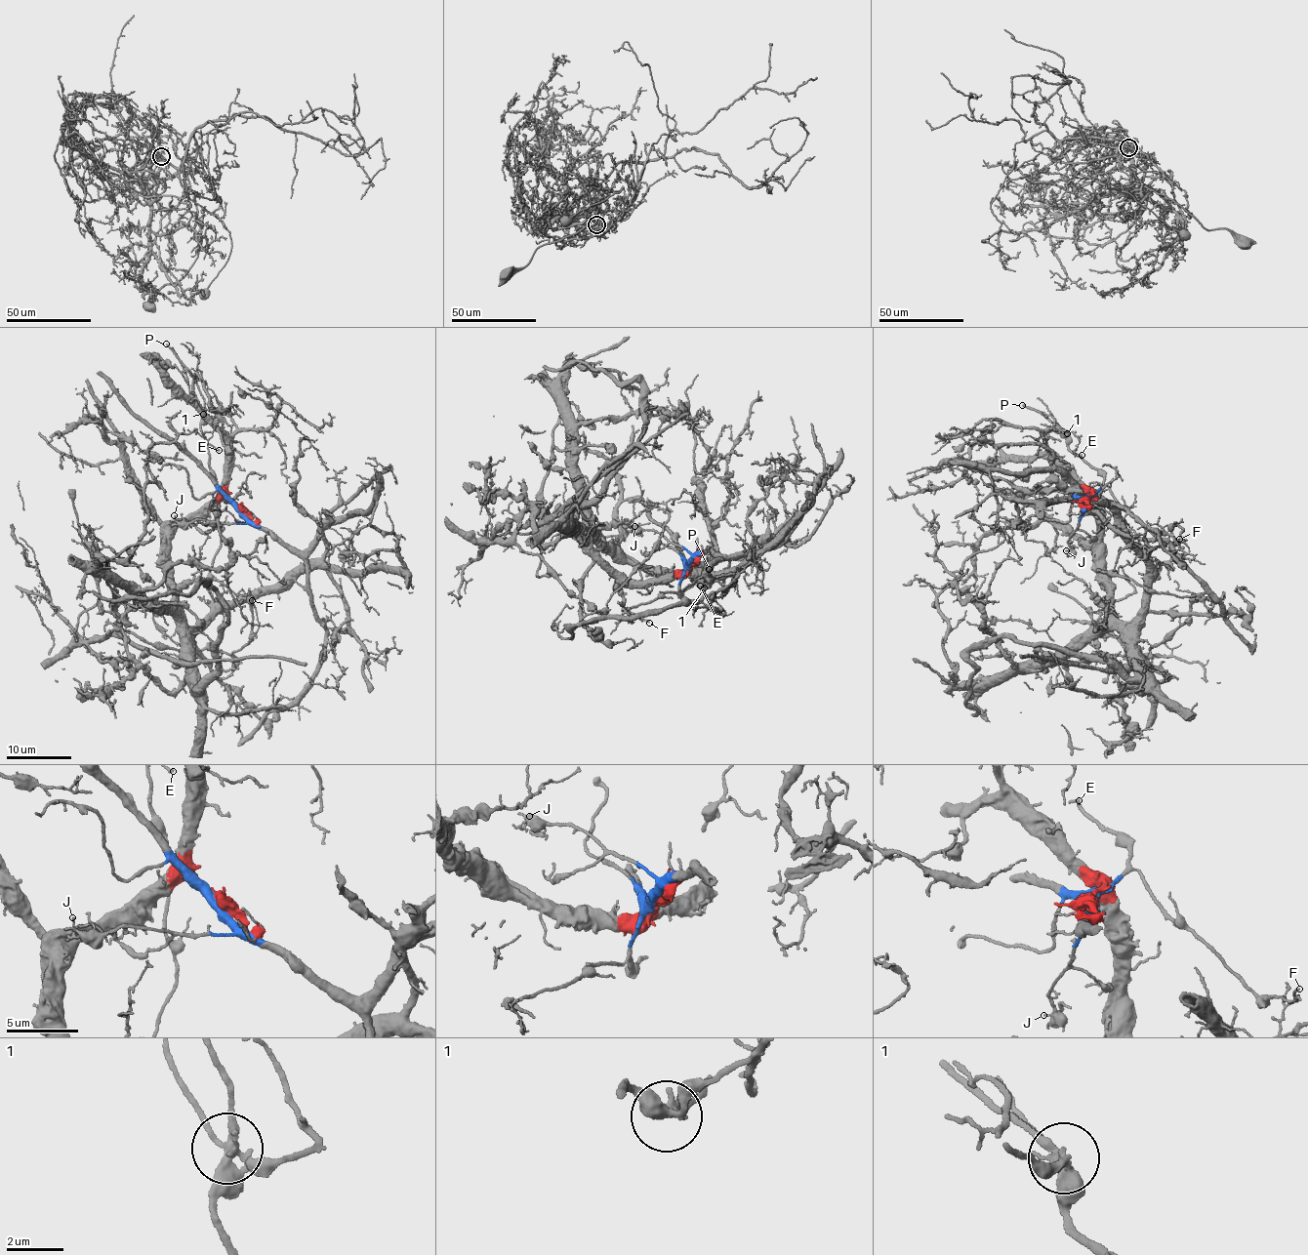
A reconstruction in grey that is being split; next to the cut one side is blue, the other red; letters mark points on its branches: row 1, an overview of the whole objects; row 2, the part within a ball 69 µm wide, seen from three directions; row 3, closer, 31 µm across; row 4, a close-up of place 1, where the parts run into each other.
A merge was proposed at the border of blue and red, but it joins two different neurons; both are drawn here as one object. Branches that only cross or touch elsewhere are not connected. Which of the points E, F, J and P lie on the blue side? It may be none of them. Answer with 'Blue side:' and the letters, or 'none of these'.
Blue side: E, F, J, P

